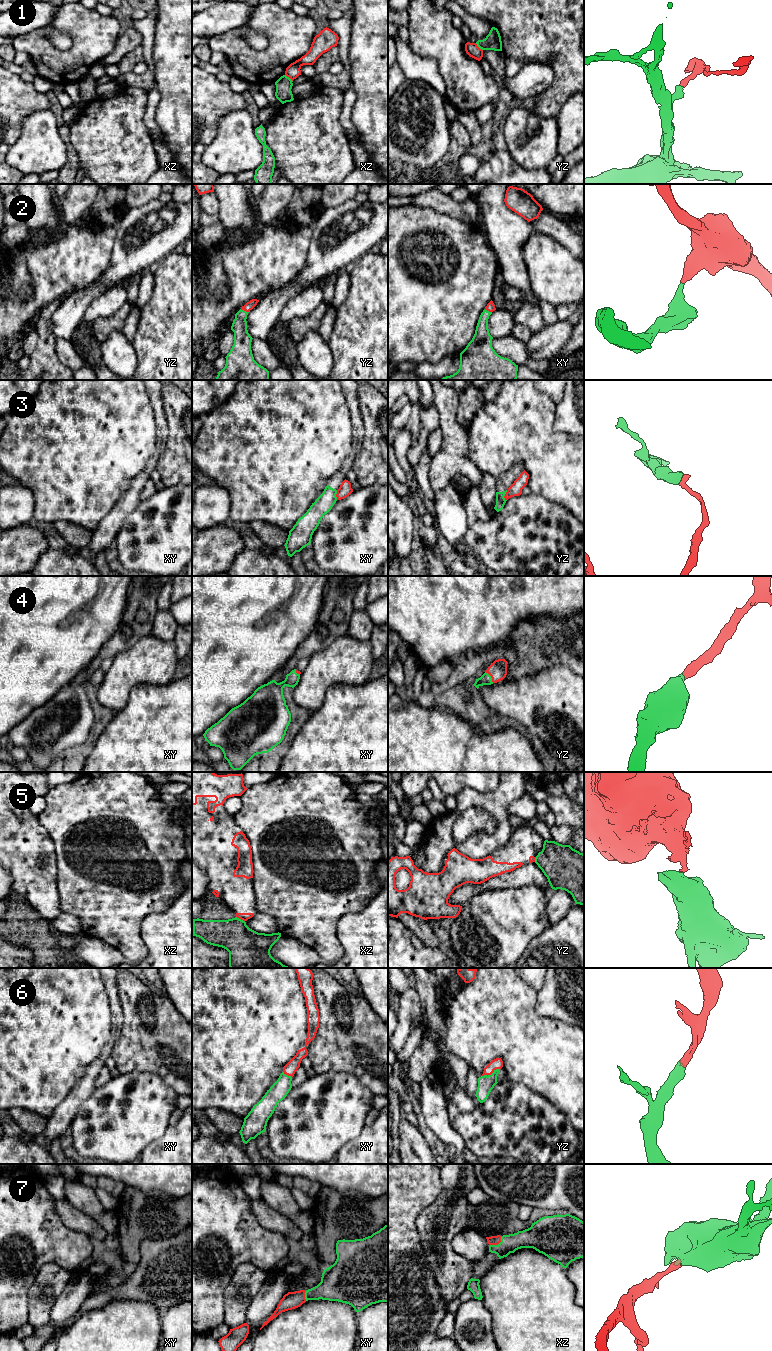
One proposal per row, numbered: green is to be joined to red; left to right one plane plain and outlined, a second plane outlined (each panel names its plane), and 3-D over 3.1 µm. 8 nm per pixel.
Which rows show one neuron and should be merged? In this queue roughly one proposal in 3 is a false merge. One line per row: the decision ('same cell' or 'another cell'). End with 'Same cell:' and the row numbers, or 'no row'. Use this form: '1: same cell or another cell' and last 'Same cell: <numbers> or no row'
1: another cell
2: same cell
3: another cell
4: same cell
5: another cell
6: same cell
7: same cell
Same cell: 2, 4, 6, 7

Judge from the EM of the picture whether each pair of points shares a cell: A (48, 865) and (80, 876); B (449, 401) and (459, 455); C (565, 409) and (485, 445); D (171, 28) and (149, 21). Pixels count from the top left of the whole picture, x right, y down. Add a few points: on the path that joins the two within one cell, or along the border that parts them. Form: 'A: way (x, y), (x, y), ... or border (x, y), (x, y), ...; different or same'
A: border (53, 845), (58, 891); different
B: way (449, 414), (449, 425), (454, 435), (454, 442); same
C: border (555, 404), (554, 430), (568, 434); different
D: border (156, 10), (156, 25), (152, 46); different

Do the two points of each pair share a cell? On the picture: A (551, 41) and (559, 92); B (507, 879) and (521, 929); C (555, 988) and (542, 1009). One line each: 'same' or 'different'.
A: same
B: different
C: same

